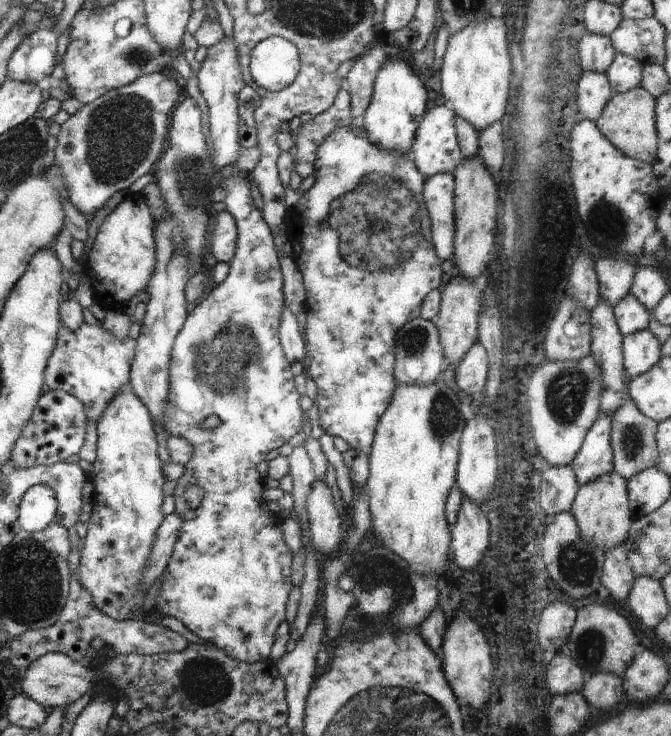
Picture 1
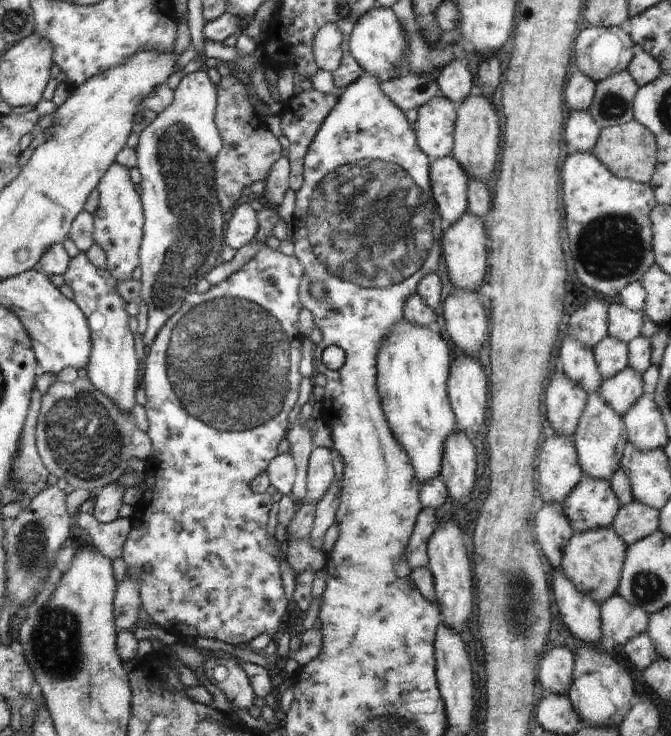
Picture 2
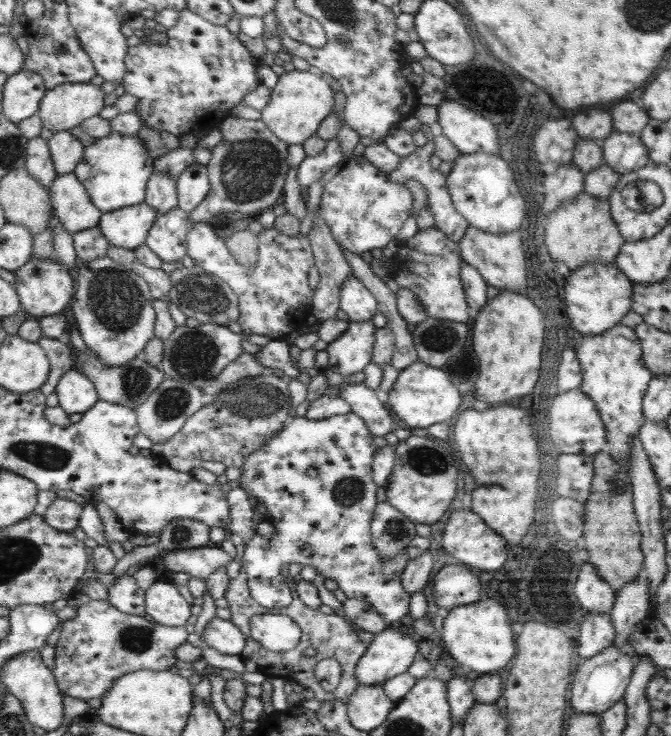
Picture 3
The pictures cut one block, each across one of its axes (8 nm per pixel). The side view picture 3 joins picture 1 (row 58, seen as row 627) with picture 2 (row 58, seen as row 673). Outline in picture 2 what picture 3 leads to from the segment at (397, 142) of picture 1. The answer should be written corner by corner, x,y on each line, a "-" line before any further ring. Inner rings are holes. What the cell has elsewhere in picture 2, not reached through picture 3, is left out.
378,6
378,8
364,12
356,20
356,26
354,26
349,38
349,49
356,62
366,72
372,72
380,80
389,78
387,75
392,74
402,64
402,56
404,56
406,48
408,48
408,42
402,34
398,18
391,8
384,8
384,6

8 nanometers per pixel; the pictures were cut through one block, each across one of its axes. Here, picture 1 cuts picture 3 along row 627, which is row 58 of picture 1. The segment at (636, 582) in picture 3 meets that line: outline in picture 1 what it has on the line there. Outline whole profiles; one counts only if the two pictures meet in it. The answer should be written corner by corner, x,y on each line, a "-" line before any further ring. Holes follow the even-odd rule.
618,54
605,72
613,94
624,94
641,86
643,63
628,55

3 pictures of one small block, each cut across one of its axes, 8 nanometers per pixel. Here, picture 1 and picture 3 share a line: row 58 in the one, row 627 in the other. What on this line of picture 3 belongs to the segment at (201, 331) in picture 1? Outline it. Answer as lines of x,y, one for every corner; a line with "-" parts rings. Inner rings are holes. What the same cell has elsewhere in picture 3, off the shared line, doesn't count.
212,618
206,624
201,638
208,648
215,648
230,656
239,656
246,646
246,637
229,618

